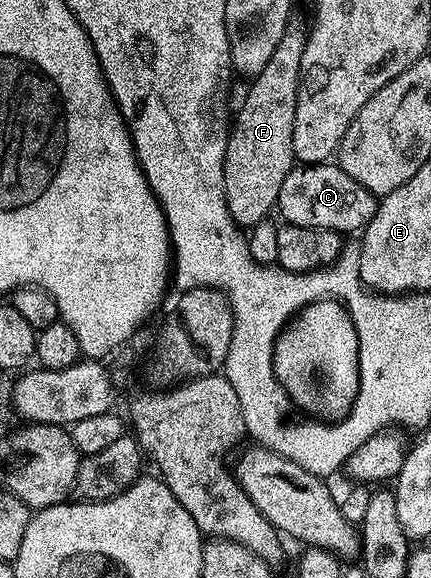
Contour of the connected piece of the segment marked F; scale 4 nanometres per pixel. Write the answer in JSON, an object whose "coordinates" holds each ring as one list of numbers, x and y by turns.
{"coordinates":[[290,23,284,39,274,49,265,67,252,78,251,87,233,119,228,134,226,151,223,154,223,188,226,191,227,208,236,224,243,229,252,228,260,221,266,220,270,209,276,206,281,187,281,179,285,178,294,166,295,158,292,153,293,117,296,115,297,93,299,92,299,73,301,57,304,53,306,28]]}

